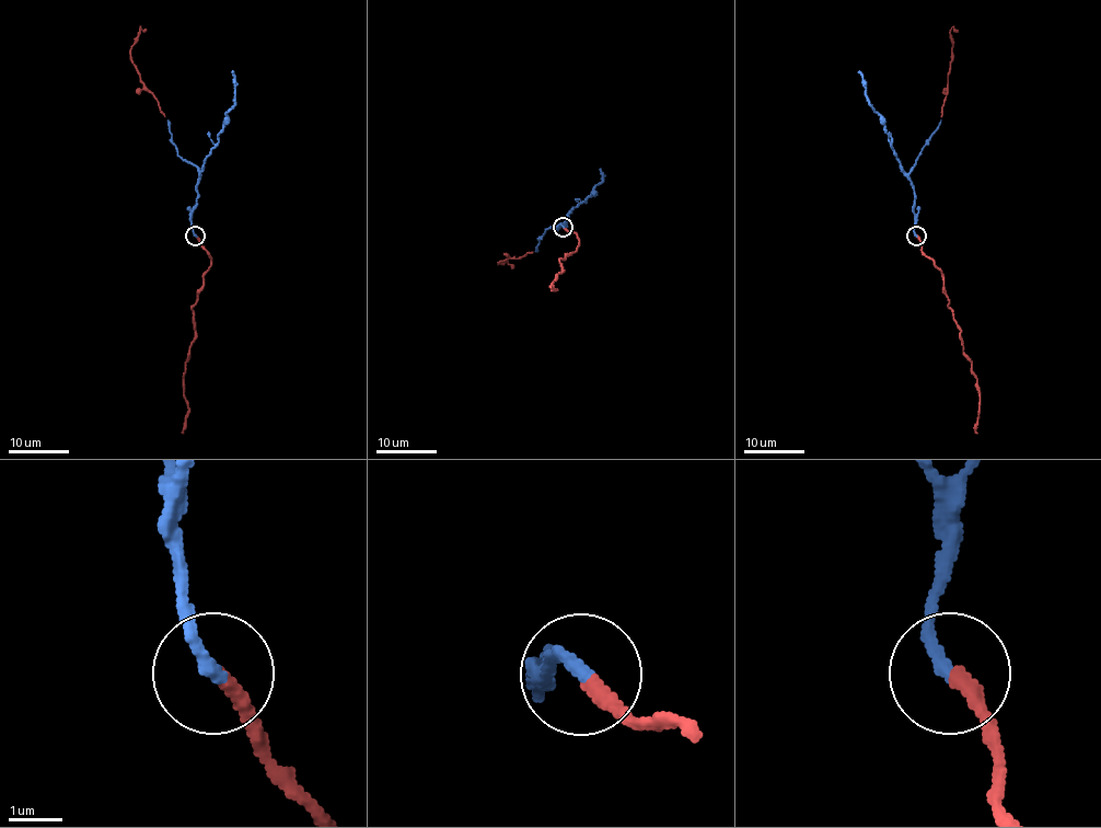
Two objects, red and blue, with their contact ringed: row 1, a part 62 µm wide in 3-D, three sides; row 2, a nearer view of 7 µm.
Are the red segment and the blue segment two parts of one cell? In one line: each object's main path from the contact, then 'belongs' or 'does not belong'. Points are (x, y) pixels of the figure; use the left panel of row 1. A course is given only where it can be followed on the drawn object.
course red (195, 236), (210, 255), (211, 266), (192, 307), (195, 338), (184, 364), (187, 405), (181, 433); course blue (195, 236), (192, 214), (198, 196), (196, 183), (204, 160), (218, 142), (226, 118), (234, 104), (231, 71); belongs

